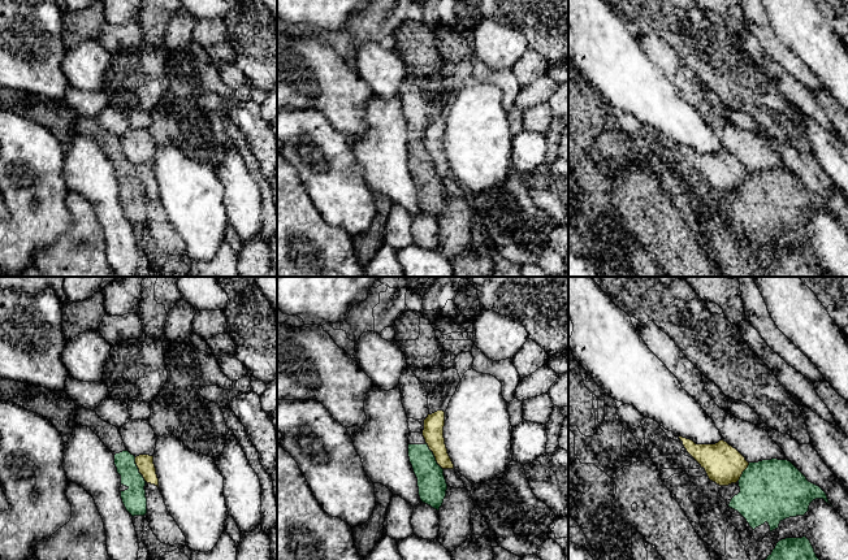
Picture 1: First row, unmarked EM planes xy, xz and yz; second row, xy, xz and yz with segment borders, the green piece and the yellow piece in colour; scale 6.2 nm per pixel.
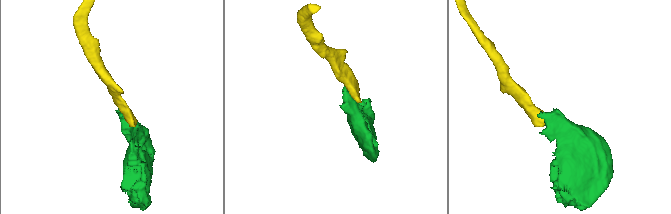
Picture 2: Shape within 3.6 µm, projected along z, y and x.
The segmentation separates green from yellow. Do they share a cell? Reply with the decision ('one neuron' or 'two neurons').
two neurons

